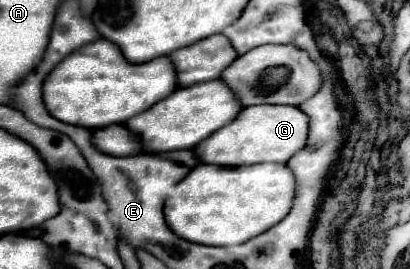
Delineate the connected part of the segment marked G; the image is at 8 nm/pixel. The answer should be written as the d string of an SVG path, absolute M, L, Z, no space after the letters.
M269 105L269 107L245 107L237 119L221 131L215 131L209 139L195 147L195 155L201 163L215 163L225 167L255 165L255 163L285 163L299 153L309 135L309 117L299 107Z

